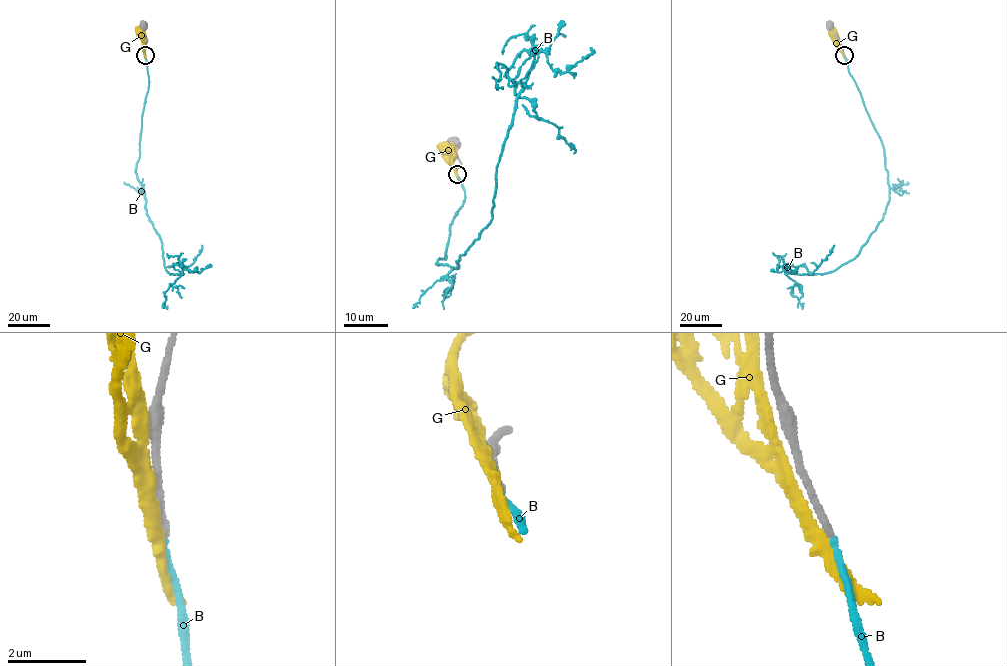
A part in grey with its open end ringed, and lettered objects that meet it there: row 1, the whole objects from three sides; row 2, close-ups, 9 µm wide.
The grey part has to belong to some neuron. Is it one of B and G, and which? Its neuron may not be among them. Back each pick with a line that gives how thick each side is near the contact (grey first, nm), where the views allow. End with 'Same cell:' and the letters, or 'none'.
B: 190 nm thick on the grey side, 120 nm on the other
Same cell: B

